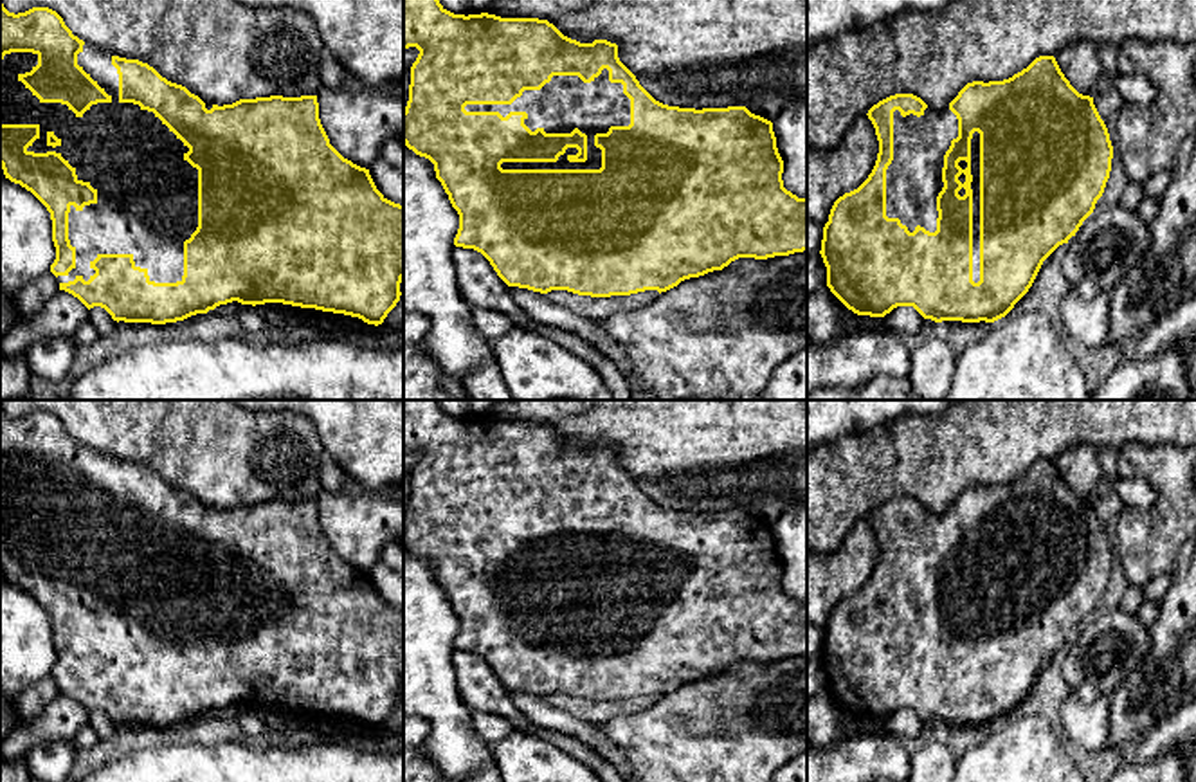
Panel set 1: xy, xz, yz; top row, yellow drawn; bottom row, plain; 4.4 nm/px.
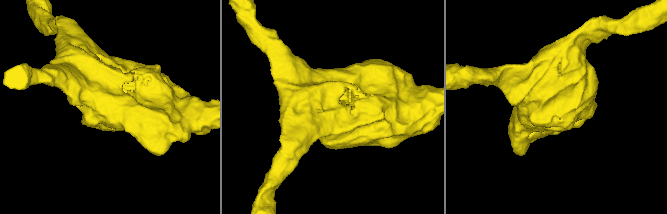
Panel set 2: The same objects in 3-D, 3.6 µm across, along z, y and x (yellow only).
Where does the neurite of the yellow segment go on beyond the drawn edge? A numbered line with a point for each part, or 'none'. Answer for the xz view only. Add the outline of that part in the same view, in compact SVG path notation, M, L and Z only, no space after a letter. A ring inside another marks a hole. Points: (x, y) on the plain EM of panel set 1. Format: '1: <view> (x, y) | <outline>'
1: xz (564, 507) | M603 472L591 486L578 479L553 479L540 494L524 494L512 508L467 508L467 515L526 515L524 528L535 535L571 537L578 532L587 539L587 564L569 566L576 551L567 551L557 566L503 566L503 573L600 573L602 553L594 550L596 537L607 537L611 530L630 528L630 503L621 486L609 485Z

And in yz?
1: yz (975, 546) | M980 537L971 542L971 593L973 593L973 685L980 685Z

